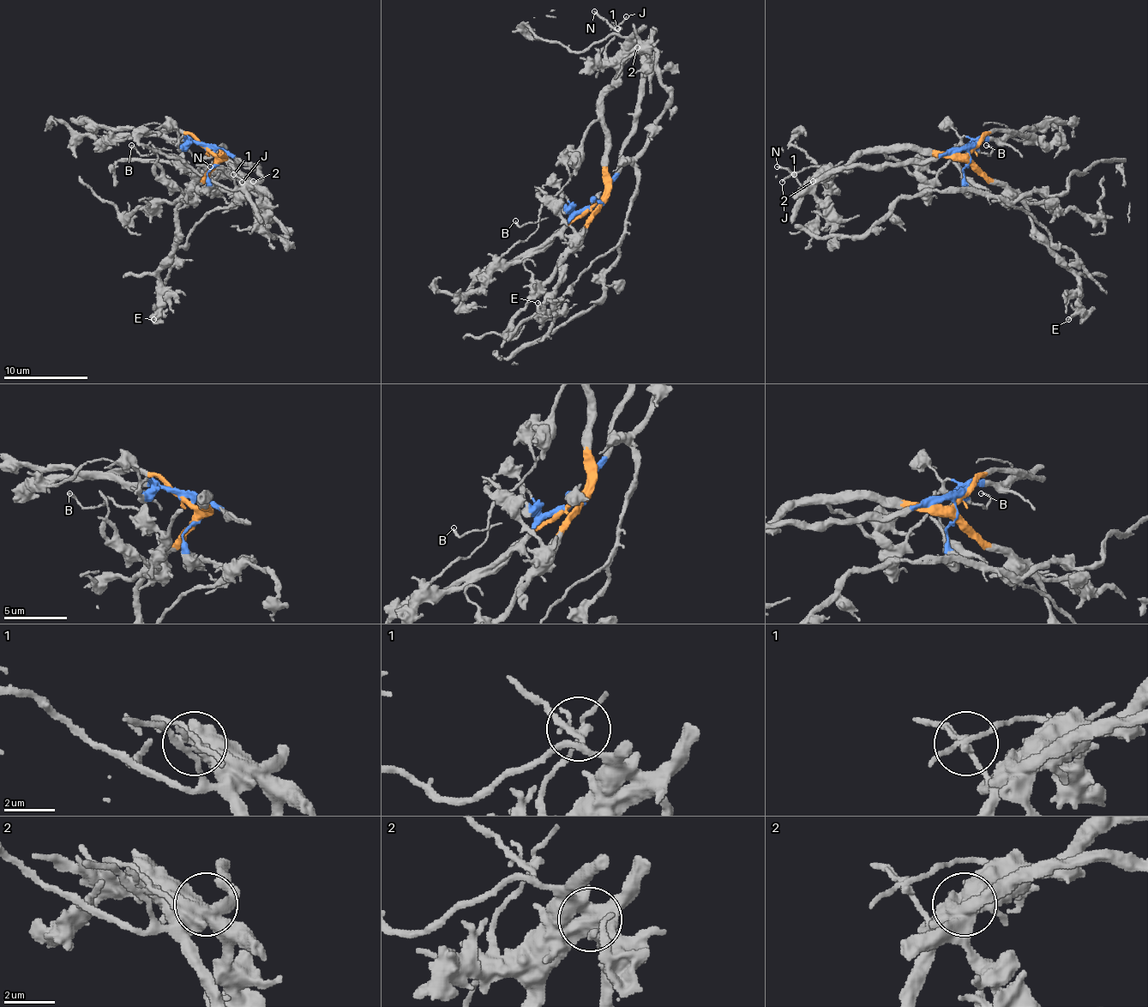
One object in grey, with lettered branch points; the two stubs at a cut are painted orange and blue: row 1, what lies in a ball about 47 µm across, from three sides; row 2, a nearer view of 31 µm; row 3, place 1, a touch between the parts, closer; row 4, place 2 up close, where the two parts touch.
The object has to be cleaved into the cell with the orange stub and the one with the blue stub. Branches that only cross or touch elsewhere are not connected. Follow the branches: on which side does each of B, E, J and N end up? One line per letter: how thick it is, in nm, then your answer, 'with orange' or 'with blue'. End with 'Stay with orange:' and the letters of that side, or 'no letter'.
B: 180 nm | with orange
E: 240 nm | with orange
J: 140 nm | with orange
N: 200 nm | with blue
Stay with orange: B, E, J

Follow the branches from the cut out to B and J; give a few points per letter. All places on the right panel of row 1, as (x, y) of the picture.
B: (971, 153), (886, 153), (912, 172), (940, 172), (971, 149), (988, 155), (992, 149), (986, 145)
J: (971, 153), (921, 153), (912, 149), (857, 153), (838, 168), (824, 170), (811, 165), (790, 174), (781, 183)

